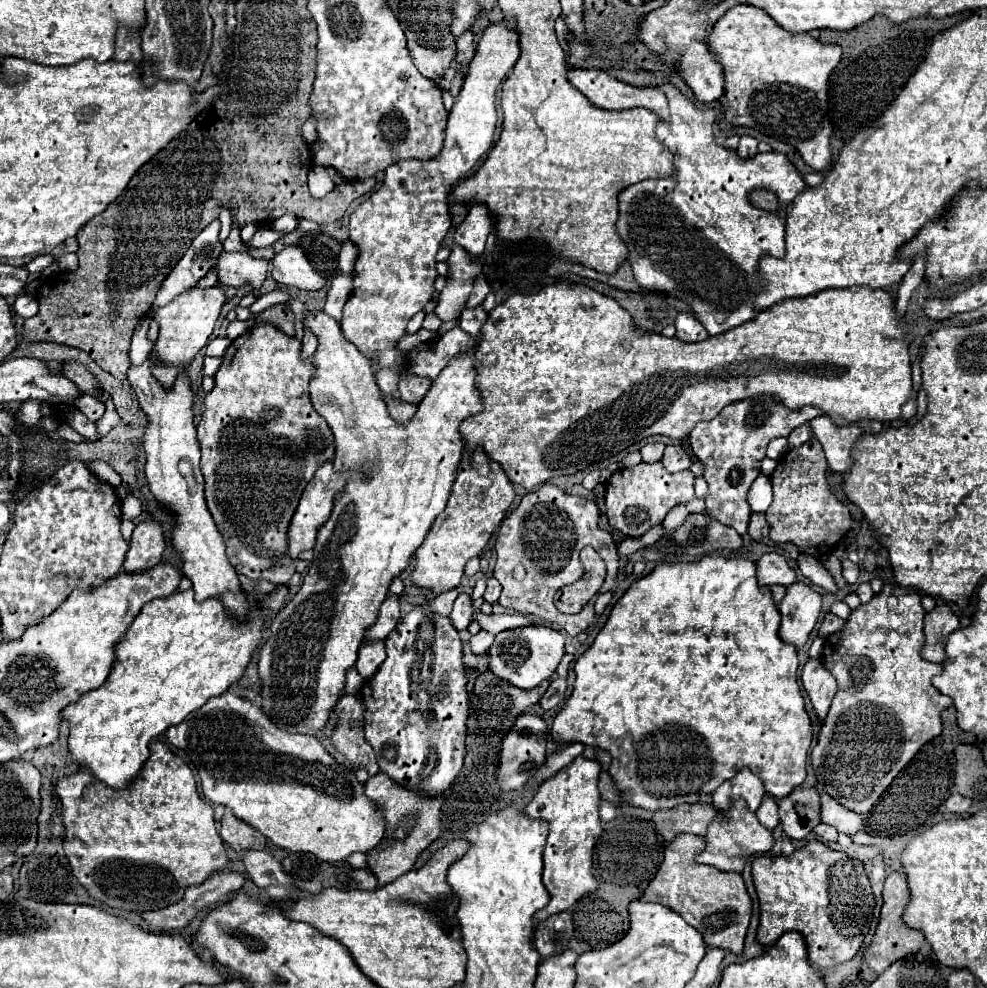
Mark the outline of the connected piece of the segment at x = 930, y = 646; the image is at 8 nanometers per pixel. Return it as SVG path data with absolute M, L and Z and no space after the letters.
M939 604L933 612L925 614L925 650L923 658L929 662L943 662L945 660L945 642L953 630L961 630L969 626L969 618L953 614L947 604Z

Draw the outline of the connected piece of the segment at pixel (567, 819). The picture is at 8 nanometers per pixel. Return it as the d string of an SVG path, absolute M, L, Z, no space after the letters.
M577 756L569 766L545 780L533 800L525 806L525 814L529 818L543 818L549 822L549 838L543 852L543 884L551 900L541 910L541 920L545 920L549 914L571 908L583 894L597 890L597 880L591 874L591 856L597 840L603 834L599 820L599 774L601 764L597 760Z

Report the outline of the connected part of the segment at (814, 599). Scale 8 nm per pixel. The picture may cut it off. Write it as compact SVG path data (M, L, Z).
M795 582L787 586L787 594L777 608L781 614L779 636L785 642L801 648L819 620L821 594L803 582Z

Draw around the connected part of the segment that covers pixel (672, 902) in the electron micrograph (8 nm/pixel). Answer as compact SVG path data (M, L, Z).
M677 834L677 838L665 848L665 858L649 882L643 902L659 902L663 906L673 908L677 914L685 918L695 930L699 930L705 938L707 946L723 948L735 954L743 952L743 940L751 920L753 902L747 894L745 882L737 872L721 872L711 866L701 866L695 862L699 850L705 850L705 840L701 836Z

